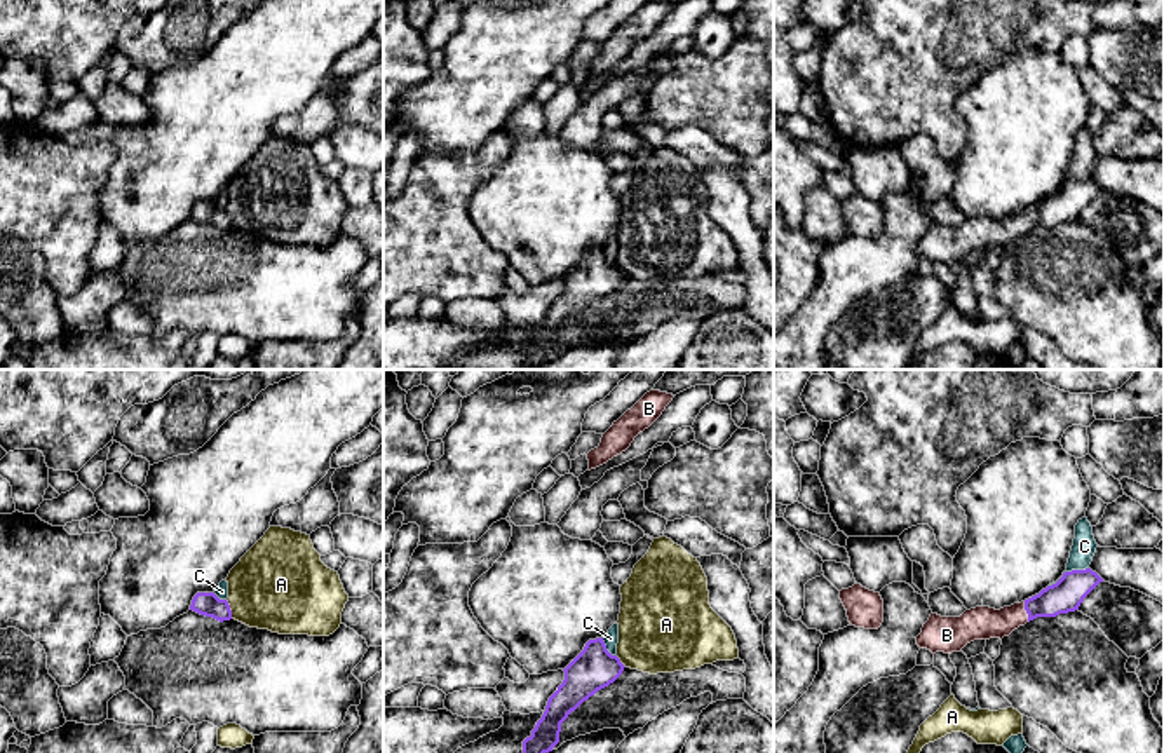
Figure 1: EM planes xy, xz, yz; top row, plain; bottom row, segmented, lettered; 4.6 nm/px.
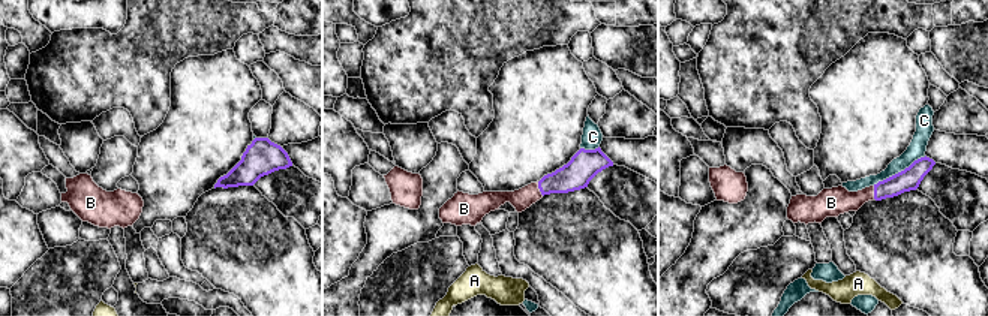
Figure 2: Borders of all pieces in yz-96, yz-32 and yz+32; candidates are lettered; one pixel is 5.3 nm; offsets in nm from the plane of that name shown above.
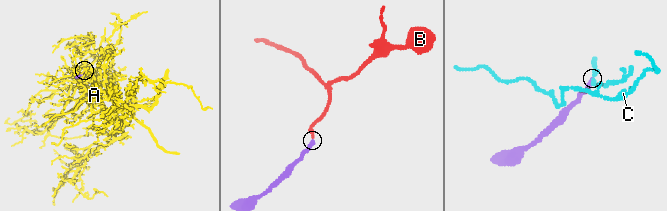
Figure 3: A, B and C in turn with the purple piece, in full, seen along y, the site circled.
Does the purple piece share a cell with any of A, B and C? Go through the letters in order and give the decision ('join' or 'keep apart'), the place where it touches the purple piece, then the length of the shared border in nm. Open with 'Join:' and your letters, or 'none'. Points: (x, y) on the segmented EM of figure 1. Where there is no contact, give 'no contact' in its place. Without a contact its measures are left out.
Join: B
A: keep apart; meets purple in xy at (229, 609); contact 90 nm long
B: join; meets purple in yz at (1027, 612); contact 100 nm long
C: keep apart; meets purple in yz at (1067, 572); contact 200 nm long

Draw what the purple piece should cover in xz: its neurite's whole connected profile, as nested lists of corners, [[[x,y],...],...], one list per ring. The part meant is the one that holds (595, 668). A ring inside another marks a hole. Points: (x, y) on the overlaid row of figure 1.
[[[603,638],[589,640],[584,650],[563,669],[565,680],[549,697],[523,753],[549,753],[559,743],[561,723],[584,701],[613,683],[624,671],[617,655],[606,650]]]

